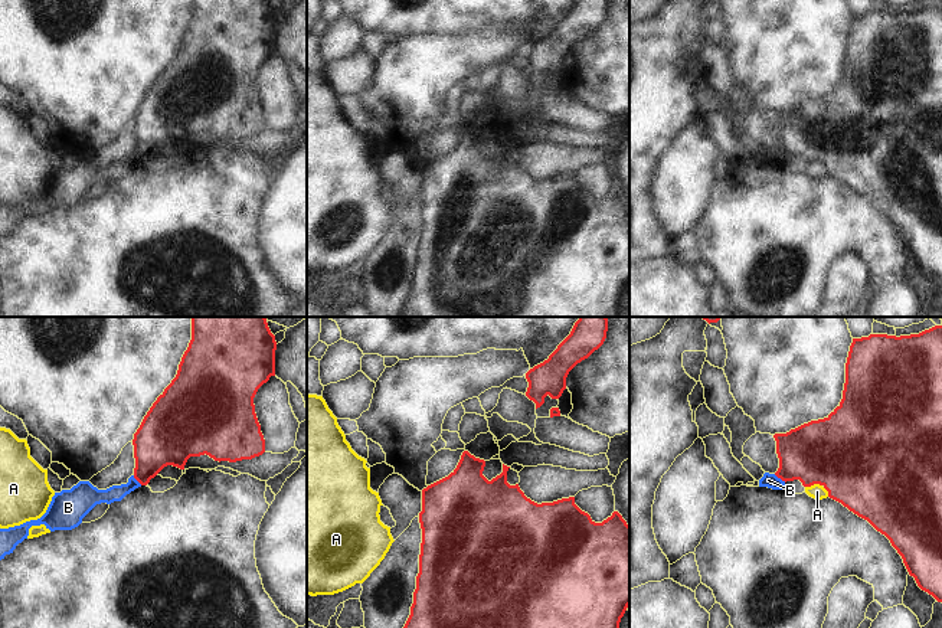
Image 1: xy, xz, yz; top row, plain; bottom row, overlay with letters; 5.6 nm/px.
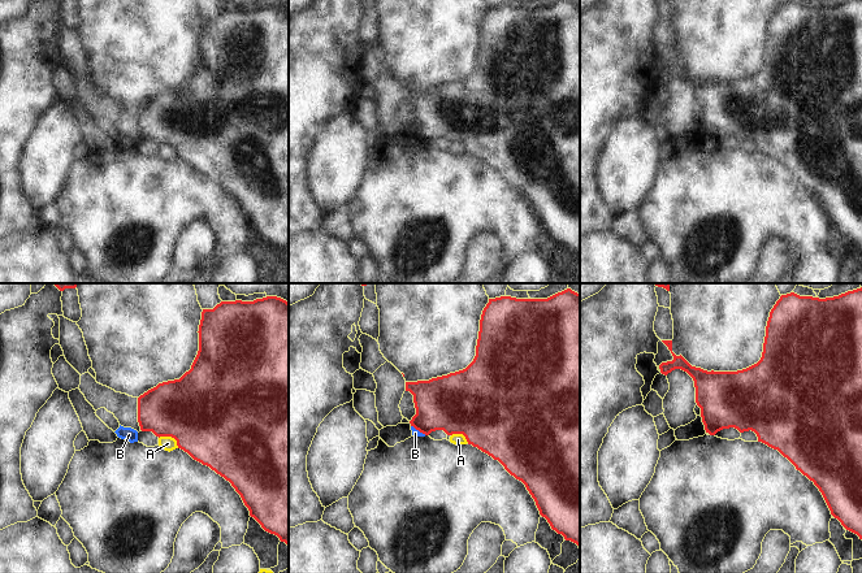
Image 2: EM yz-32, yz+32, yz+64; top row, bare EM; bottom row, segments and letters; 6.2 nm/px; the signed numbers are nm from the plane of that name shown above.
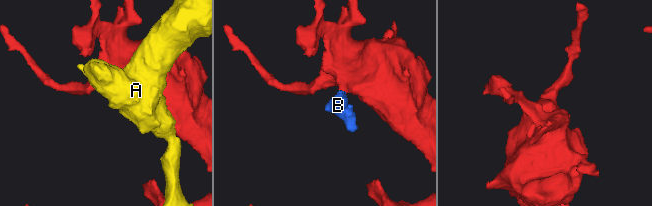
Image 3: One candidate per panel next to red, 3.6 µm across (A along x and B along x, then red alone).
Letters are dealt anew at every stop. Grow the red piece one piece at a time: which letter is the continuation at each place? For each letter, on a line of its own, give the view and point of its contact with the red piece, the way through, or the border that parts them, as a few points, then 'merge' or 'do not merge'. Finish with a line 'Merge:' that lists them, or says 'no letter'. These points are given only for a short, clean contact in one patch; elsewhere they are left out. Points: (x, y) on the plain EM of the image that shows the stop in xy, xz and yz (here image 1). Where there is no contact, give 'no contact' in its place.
A: yz (818, 160) | do not merge
B: yz (779, 154) | along yz (774, 151), (785, 159) | do not merge
Merge: no letter

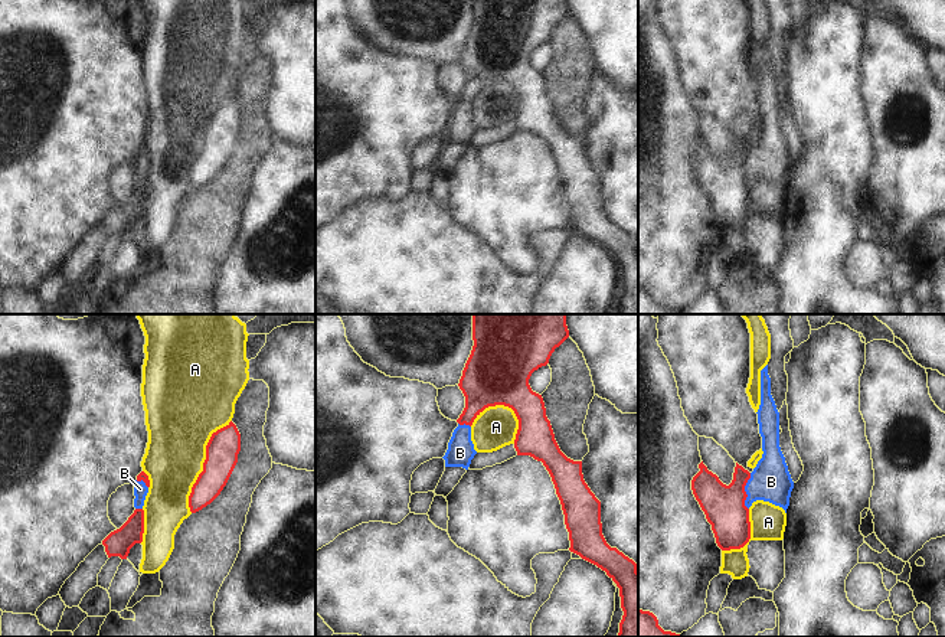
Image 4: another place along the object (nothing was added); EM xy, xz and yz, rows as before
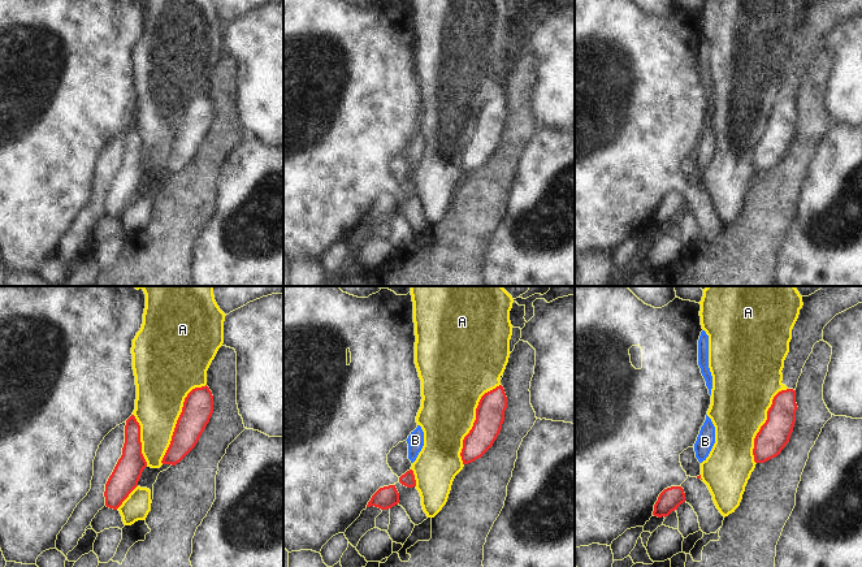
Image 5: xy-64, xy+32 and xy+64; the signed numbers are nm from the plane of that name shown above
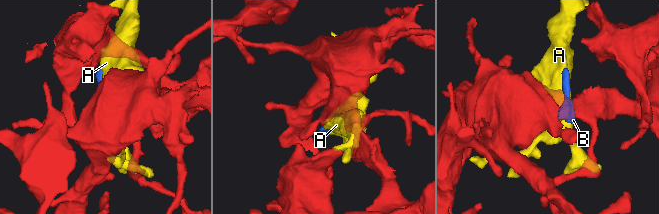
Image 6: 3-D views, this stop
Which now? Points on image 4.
A: xy (203, 141) | do not merge
B: yz (745, 169) | across yz (723, 183), (728, 183), (745, 169), (751, 163), (771, 159) | merge
Merge: B

